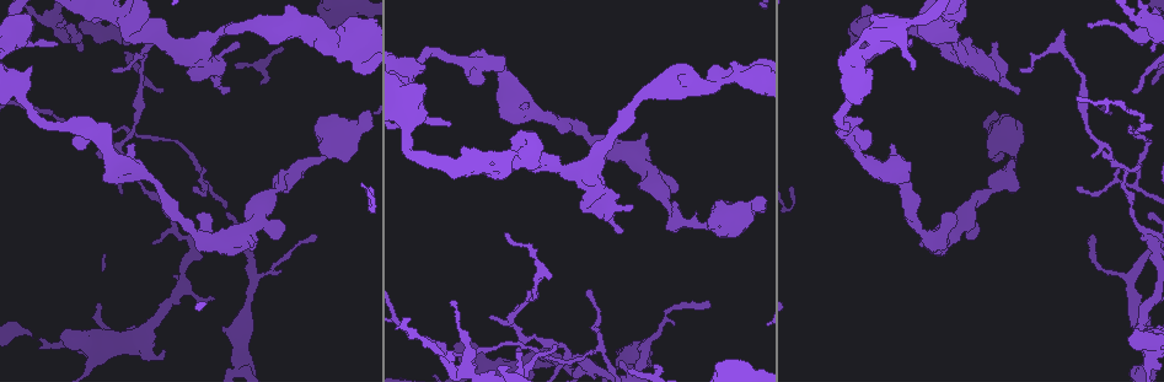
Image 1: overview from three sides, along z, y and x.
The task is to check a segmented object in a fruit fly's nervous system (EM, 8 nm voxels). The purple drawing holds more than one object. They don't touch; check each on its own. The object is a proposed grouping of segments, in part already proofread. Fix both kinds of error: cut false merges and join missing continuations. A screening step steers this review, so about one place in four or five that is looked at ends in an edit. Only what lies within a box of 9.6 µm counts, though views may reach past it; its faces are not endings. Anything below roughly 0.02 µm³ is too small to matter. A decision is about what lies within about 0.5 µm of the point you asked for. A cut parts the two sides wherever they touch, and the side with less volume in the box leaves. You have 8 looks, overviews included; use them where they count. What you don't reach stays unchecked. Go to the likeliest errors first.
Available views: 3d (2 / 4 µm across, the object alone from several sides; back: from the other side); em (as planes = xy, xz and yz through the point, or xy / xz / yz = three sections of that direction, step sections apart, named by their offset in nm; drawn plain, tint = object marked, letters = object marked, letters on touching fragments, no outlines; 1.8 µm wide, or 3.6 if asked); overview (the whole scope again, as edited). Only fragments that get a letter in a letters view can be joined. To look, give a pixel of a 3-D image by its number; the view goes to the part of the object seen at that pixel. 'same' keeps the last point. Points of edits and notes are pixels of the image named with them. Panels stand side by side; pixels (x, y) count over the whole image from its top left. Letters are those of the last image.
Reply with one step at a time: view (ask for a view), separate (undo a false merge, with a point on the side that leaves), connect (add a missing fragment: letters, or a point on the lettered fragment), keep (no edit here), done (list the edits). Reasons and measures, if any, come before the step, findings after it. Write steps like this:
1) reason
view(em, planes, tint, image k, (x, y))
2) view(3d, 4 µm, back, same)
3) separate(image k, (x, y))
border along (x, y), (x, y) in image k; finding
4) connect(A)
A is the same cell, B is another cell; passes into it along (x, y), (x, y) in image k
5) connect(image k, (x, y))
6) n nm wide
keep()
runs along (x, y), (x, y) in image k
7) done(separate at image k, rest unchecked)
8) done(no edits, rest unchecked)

sudden change in width
view(3d, 4 µm, image 1, (728, 78))

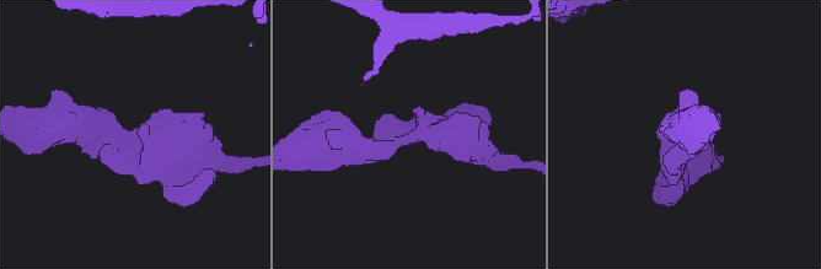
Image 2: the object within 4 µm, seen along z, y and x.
4 arms; shape alone is not enough
view(em, planes, tint, image 2, (138, 139))

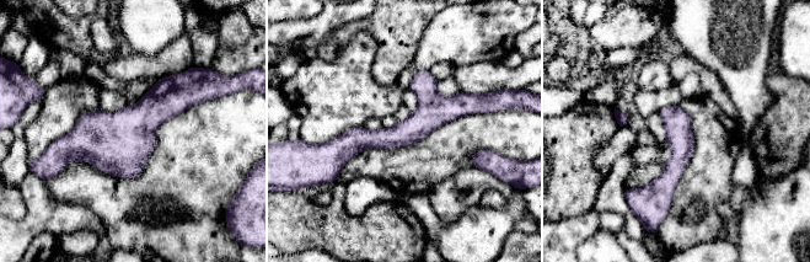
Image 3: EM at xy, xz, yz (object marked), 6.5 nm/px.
see the neighbours
view(em, planes, letters, same)

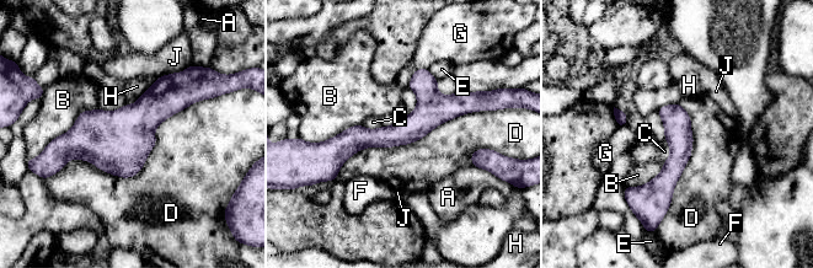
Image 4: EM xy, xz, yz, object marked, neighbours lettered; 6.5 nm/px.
D touches over 1100 nm
keep()
A, B, C, D, E, F, G, H and J are other cells; border along (207, 98), (54, 175) in image 4; all the same cell

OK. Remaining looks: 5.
abrupt turn
view(em, 3.6 µm, planes, letters, image 1, (419, 115))

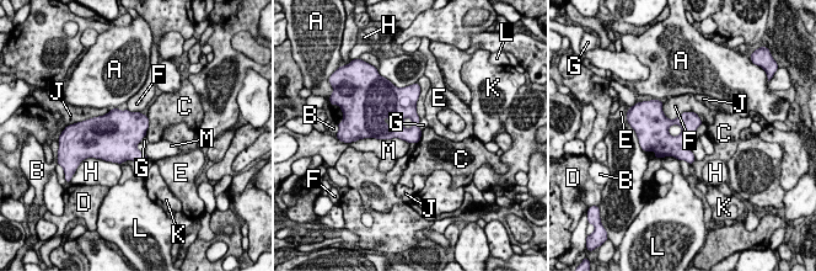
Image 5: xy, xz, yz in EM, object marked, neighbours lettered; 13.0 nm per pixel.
M touches over 550 nm
keep()
A, B, C, D, E, F, G, H, J, K, L and M are other cells; border along (419, 118), (420, 131) in image 5; all the same cell

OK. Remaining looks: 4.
view(3d, 2 µm, image 1, (87, 130))

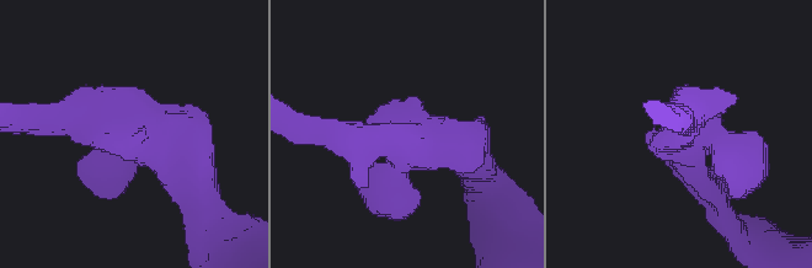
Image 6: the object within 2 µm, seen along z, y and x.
view(em, planes, plain, image 6, (692, 126))

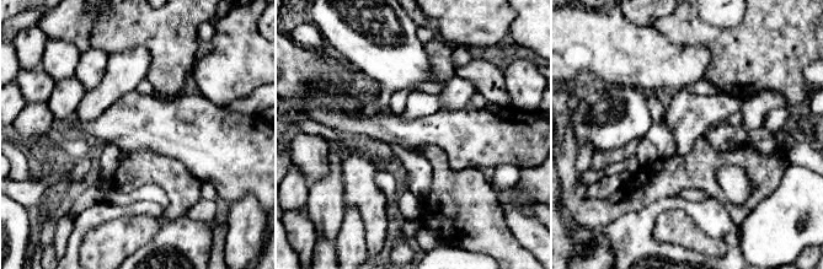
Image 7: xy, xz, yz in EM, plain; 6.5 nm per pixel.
view(em, planes, letters, same)

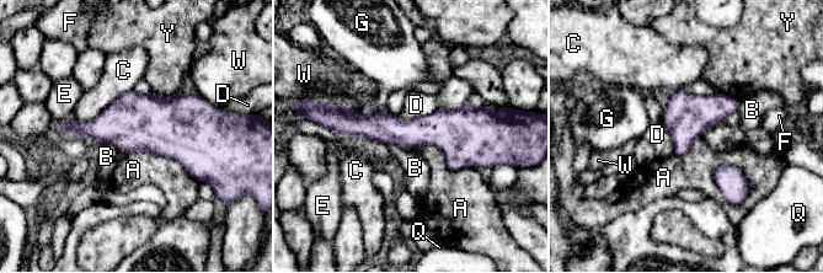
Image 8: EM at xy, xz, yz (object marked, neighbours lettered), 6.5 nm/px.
C touches over 440 nm
keep()
A, B, C, D, E, F, G, Q, W and Y are other cells; one cell here

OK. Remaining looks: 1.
done(no edits, rest unchecked)

